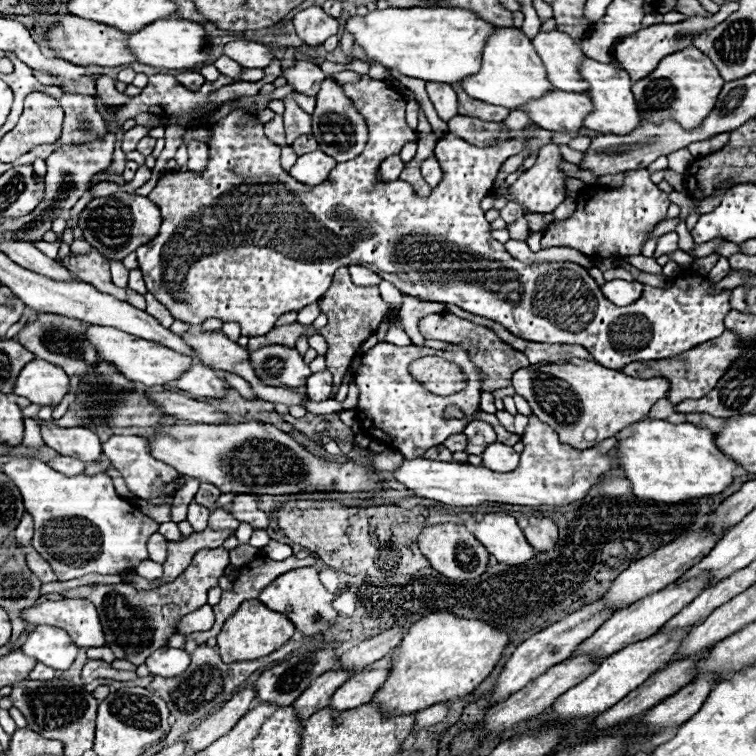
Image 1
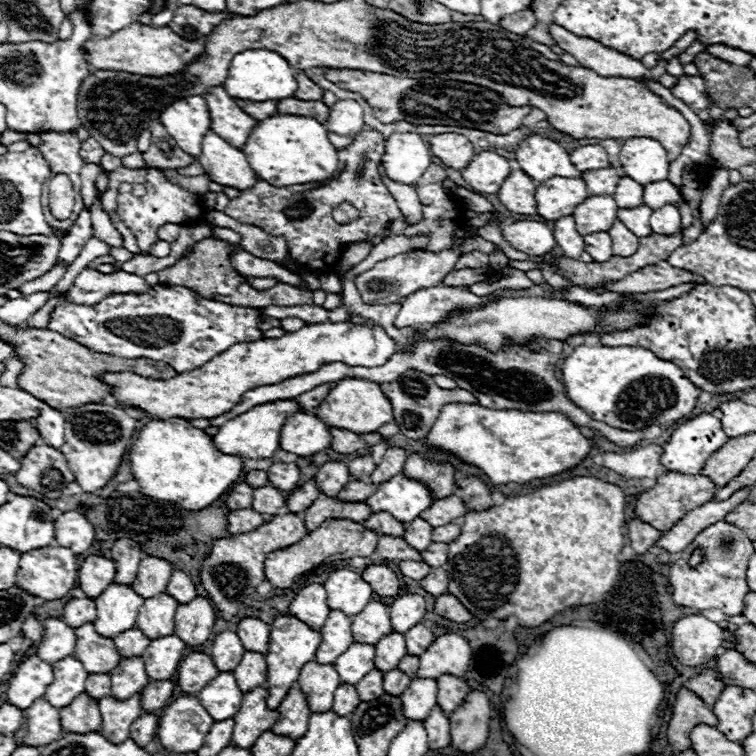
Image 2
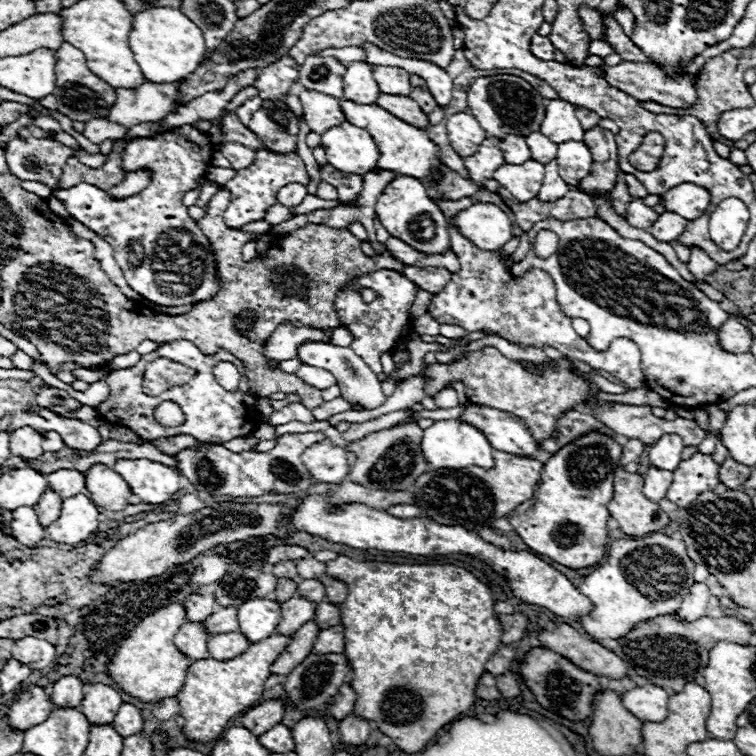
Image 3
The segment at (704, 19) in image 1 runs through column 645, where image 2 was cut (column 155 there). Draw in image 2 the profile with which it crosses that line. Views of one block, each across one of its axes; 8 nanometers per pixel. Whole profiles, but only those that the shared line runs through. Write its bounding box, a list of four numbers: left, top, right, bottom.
[82,24,206,78]

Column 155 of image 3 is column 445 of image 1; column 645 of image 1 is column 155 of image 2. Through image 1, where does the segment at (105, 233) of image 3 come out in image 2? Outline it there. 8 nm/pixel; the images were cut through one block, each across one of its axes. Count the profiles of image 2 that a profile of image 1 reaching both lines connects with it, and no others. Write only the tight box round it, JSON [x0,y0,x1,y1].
[48,286,258,372]

